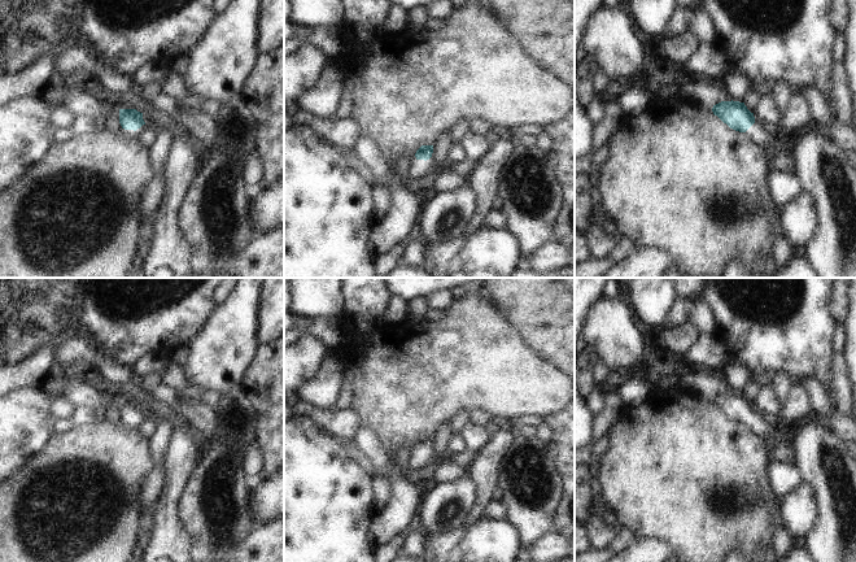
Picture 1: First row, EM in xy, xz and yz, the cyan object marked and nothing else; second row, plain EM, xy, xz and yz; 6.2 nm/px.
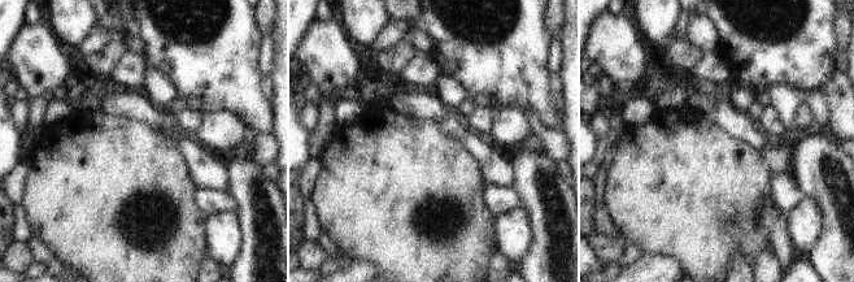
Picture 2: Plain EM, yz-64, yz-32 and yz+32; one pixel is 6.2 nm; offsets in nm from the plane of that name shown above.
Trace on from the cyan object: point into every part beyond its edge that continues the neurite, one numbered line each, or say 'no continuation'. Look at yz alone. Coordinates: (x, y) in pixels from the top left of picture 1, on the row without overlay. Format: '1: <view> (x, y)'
1: yz (756, 422)

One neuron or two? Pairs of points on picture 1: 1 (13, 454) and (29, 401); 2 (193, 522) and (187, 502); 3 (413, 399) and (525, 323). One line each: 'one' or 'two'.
1: one
2: one
3: two

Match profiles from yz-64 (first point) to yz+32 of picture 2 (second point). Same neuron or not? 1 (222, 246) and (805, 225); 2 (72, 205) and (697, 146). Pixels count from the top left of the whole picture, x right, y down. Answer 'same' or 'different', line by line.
1: same
2: same

